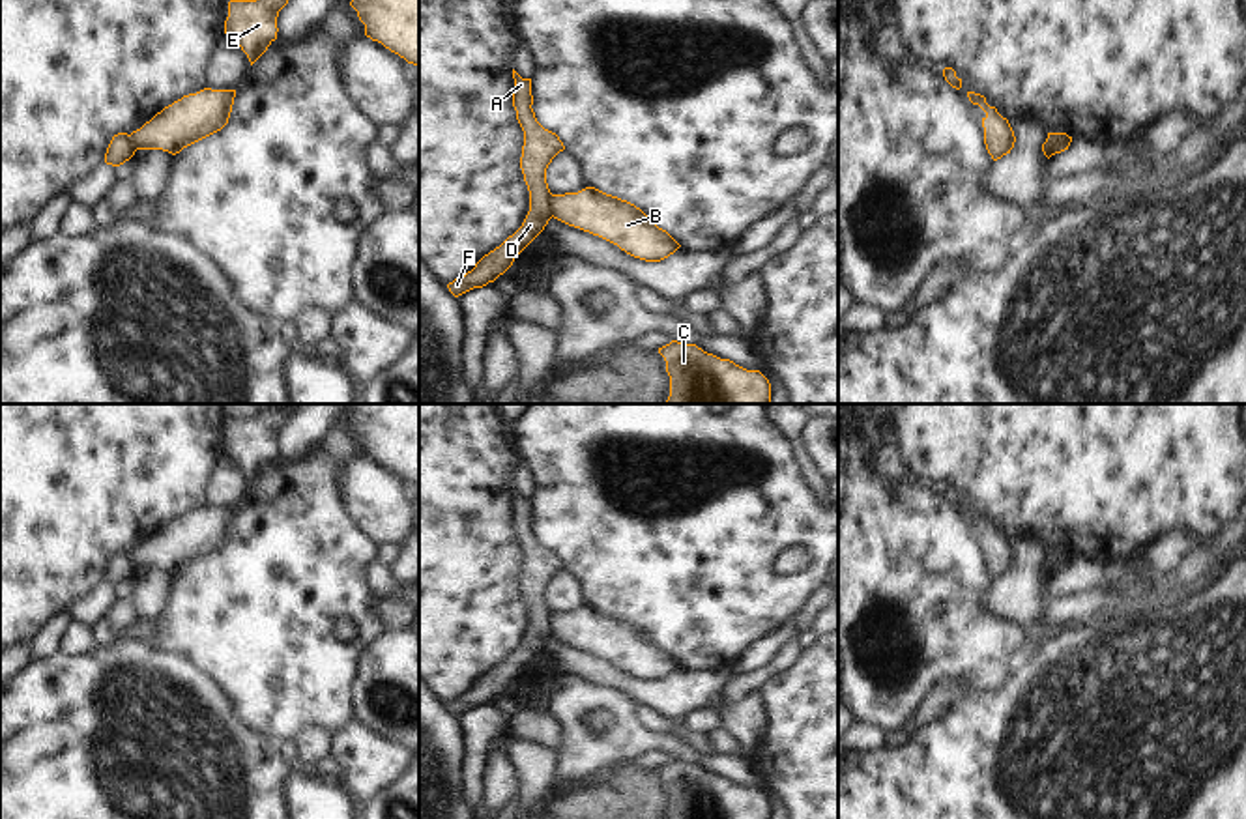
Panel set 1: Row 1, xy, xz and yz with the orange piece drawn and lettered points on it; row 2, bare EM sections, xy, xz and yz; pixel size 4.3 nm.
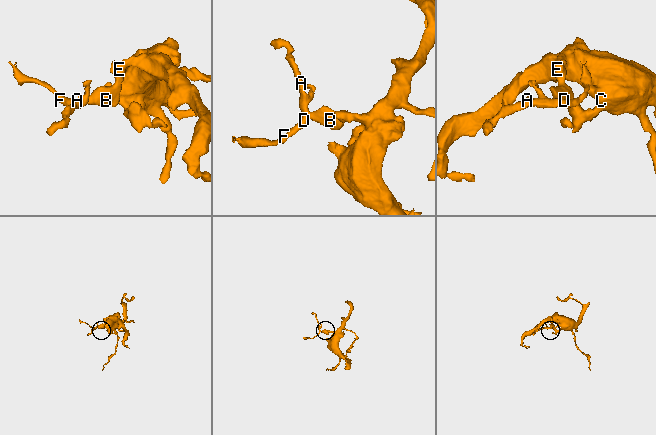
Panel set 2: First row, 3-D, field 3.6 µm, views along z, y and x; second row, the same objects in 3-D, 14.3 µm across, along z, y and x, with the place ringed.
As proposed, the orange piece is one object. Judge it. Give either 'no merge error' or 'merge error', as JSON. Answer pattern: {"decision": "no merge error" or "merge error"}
{"decision": "merge error"}

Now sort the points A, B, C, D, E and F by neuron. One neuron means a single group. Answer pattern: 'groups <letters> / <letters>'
groups A D F / B C E

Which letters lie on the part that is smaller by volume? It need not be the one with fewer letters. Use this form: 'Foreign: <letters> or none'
Foreign: A, D, F

